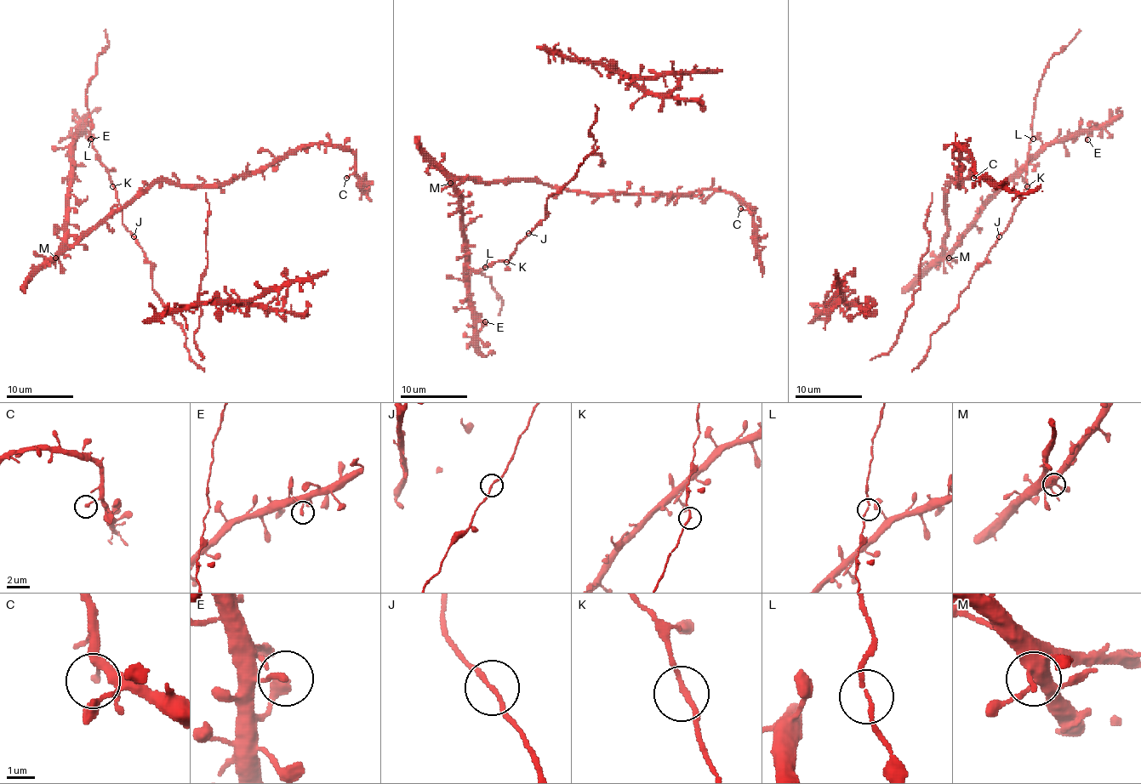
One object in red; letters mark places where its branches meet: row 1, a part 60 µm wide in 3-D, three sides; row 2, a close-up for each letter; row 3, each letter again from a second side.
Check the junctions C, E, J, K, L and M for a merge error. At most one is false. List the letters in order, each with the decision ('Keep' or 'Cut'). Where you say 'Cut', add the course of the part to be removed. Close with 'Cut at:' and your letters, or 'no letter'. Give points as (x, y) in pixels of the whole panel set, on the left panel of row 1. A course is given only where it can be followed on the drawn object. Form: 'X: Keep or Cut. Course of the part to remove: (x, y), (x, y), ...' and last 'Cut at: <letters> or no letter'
C: Keep
E: Keep
J: Keep
K: Keep
L: Keep
M: Keep
Cut at: no letter

